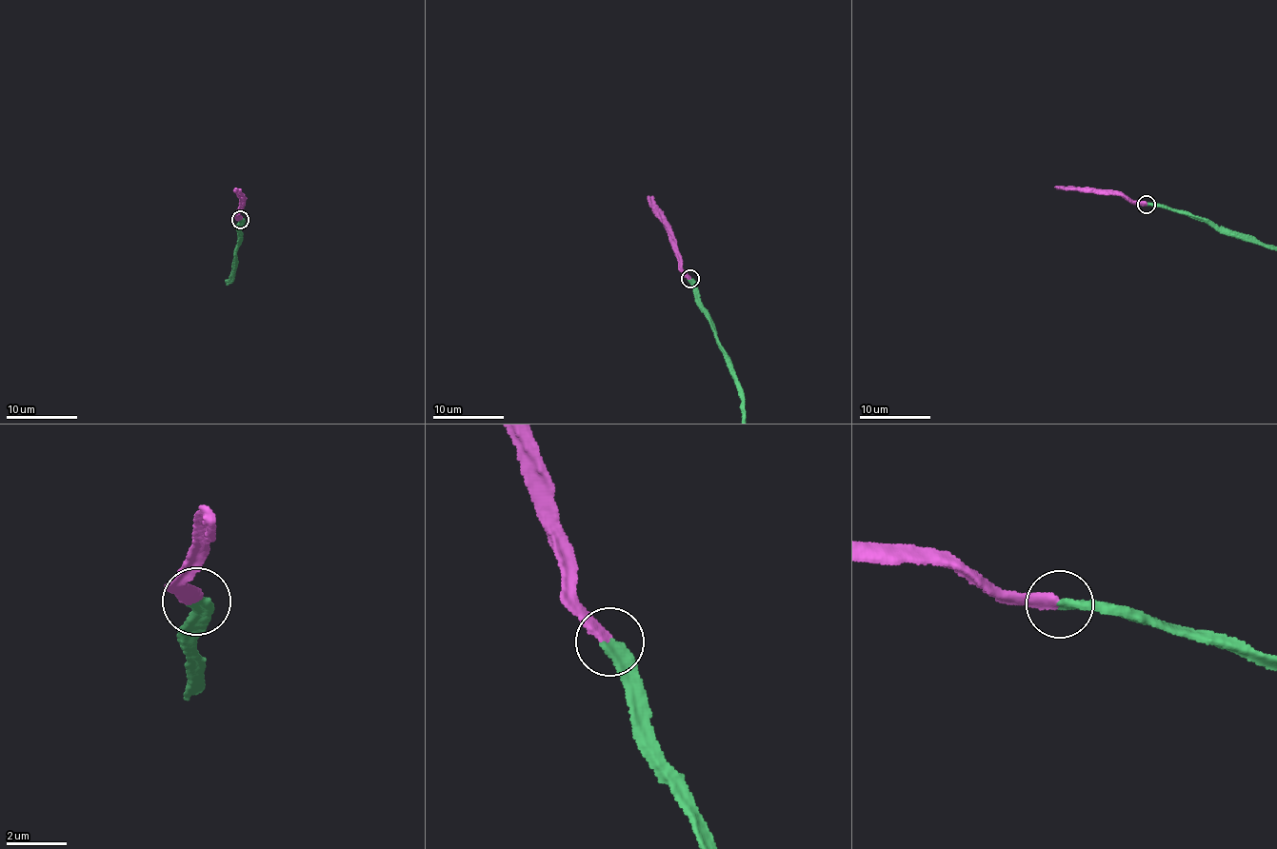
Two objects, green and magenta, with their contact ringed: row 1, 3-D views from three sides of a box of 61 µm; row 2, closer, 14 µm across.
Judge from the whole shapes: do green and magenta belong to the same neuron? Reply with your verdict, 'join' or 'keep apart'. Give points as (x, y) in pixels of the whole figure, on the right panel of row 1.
join

